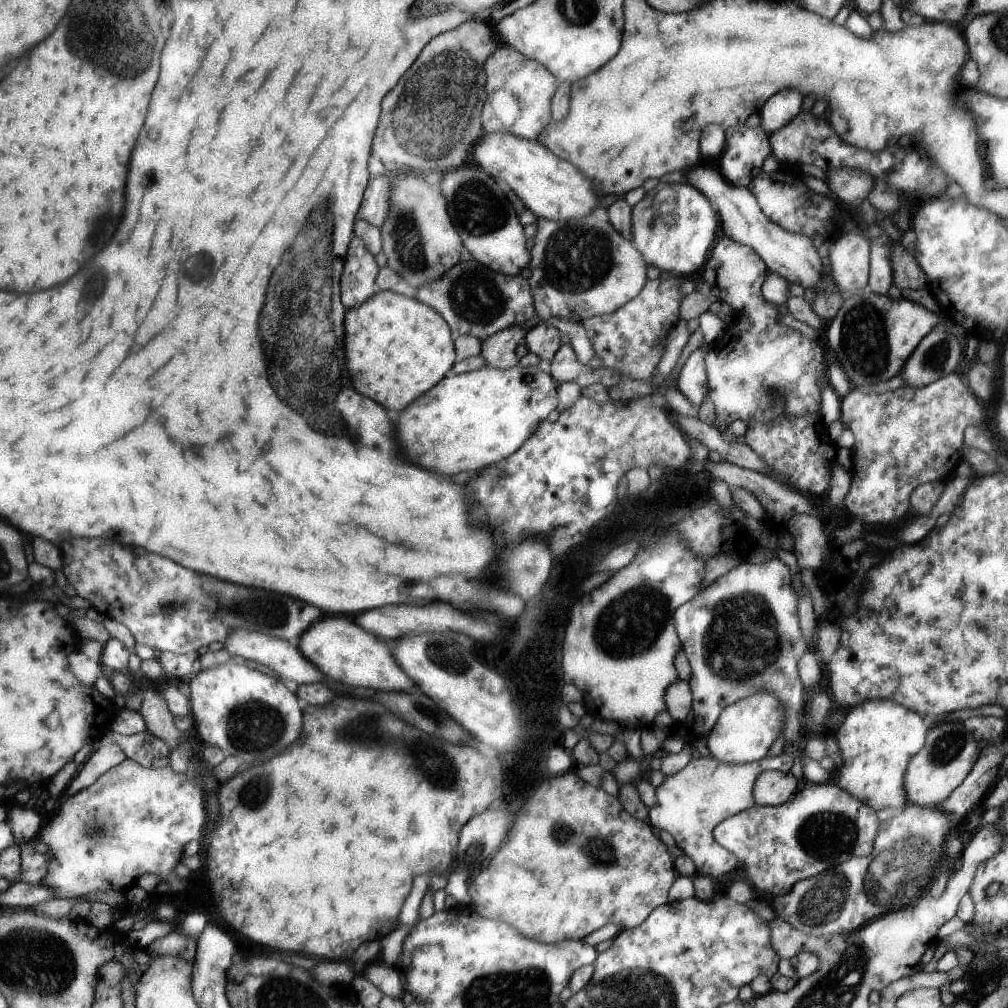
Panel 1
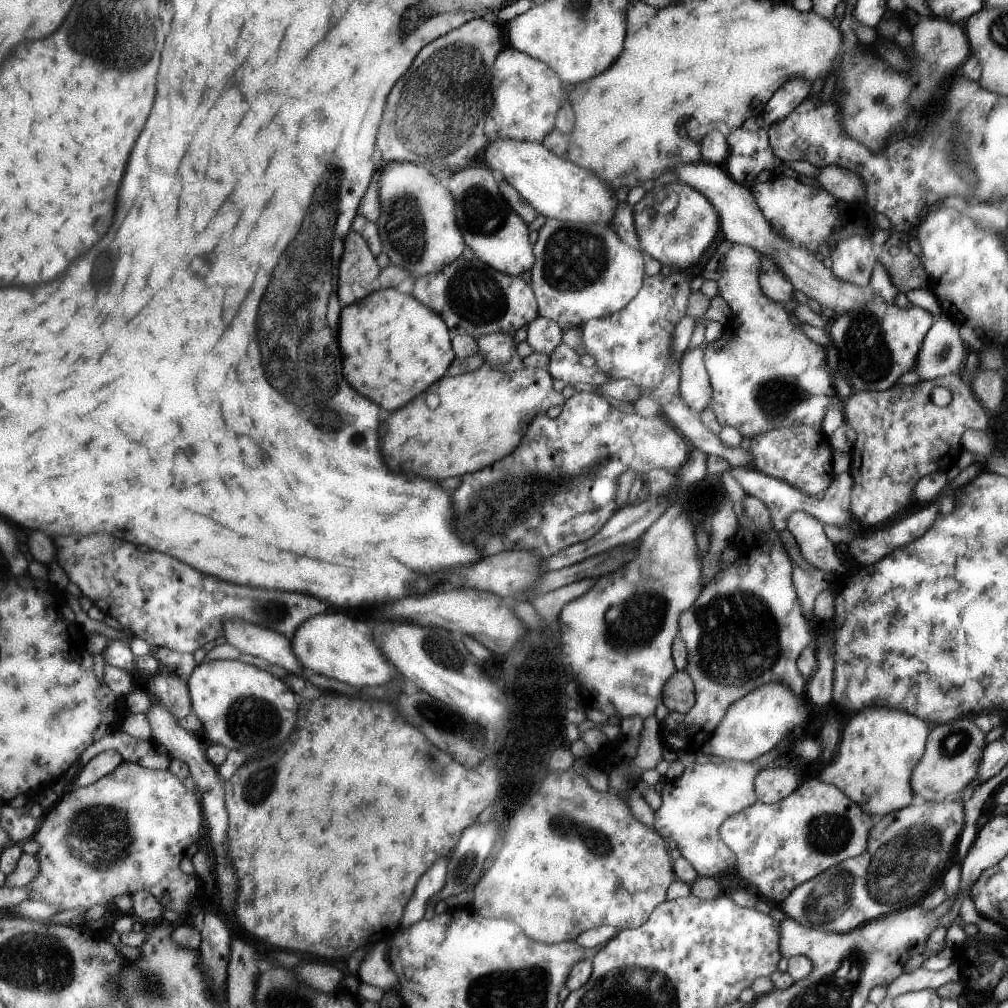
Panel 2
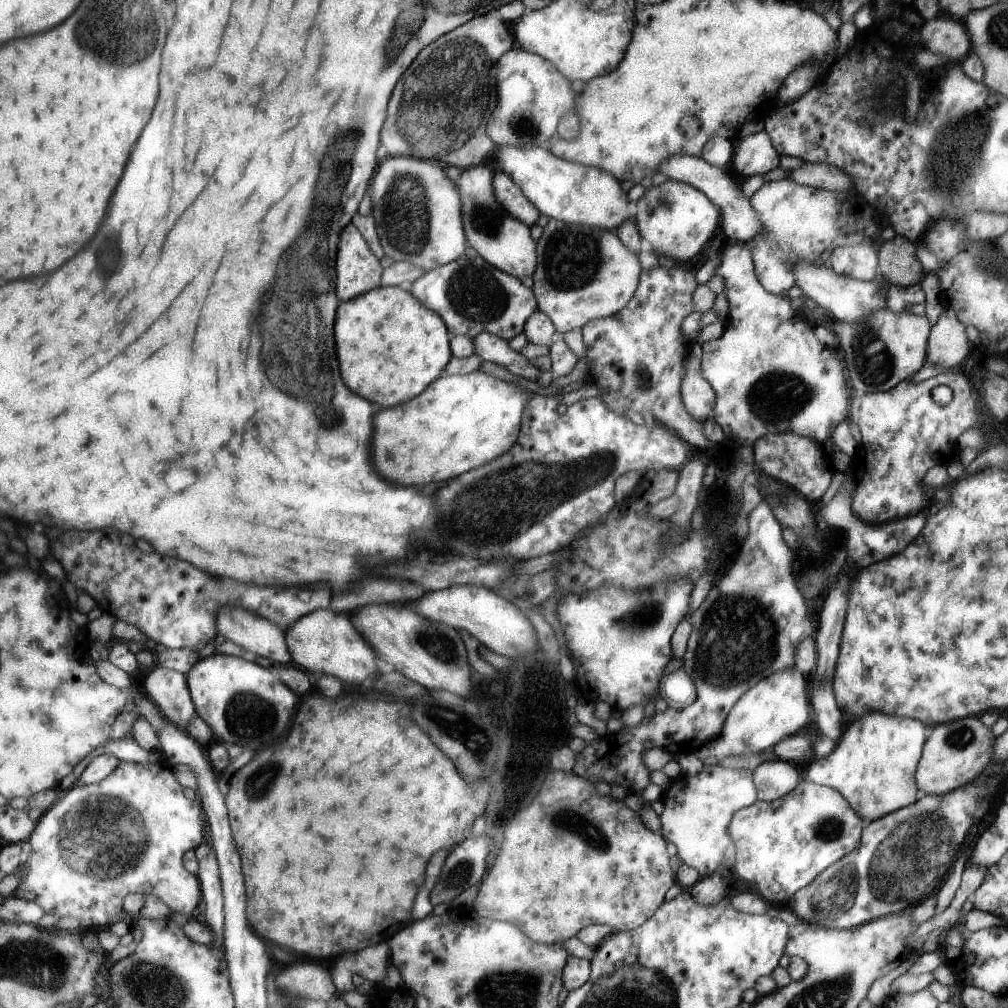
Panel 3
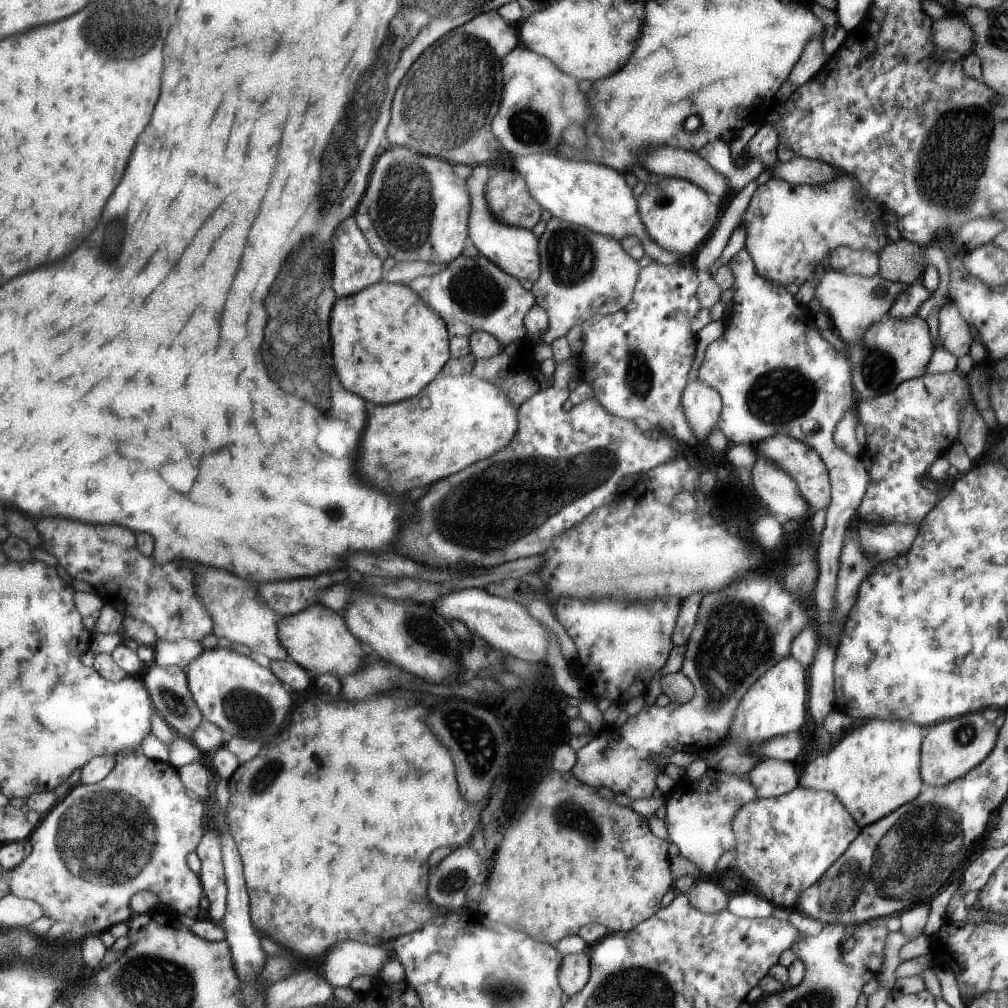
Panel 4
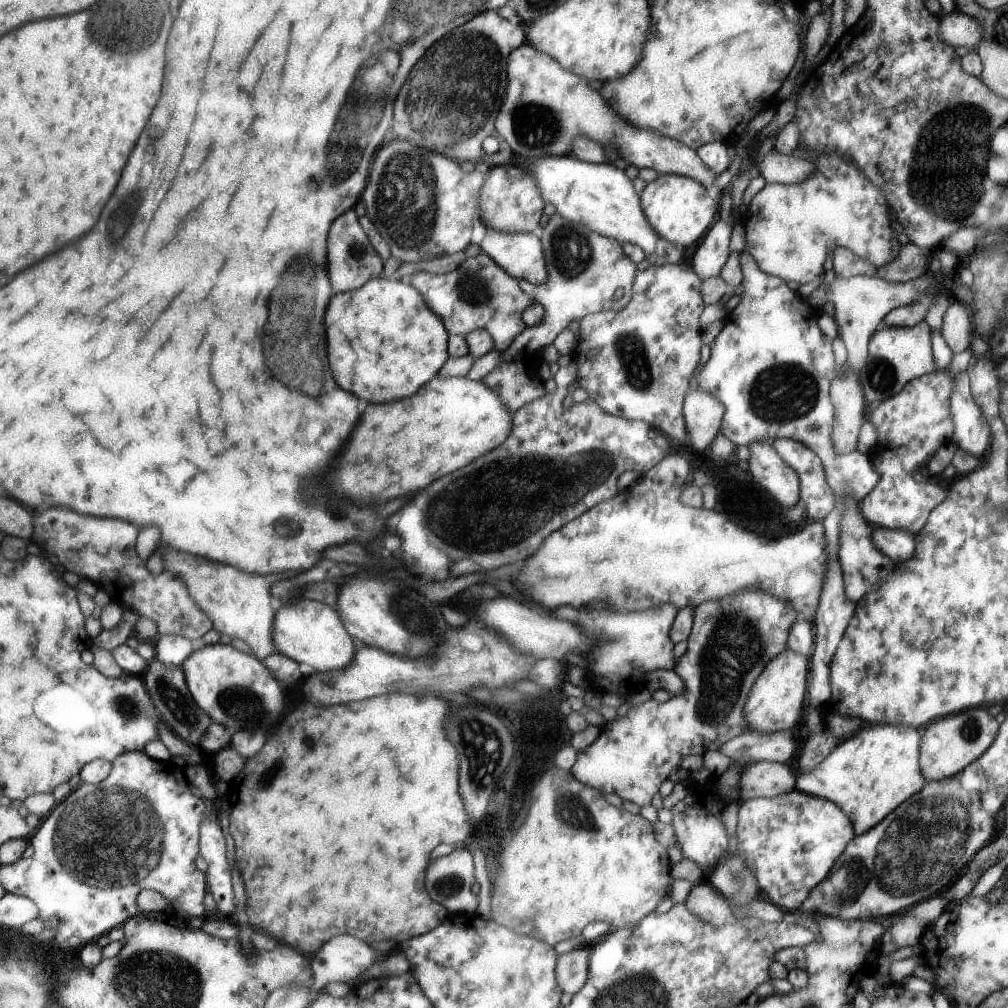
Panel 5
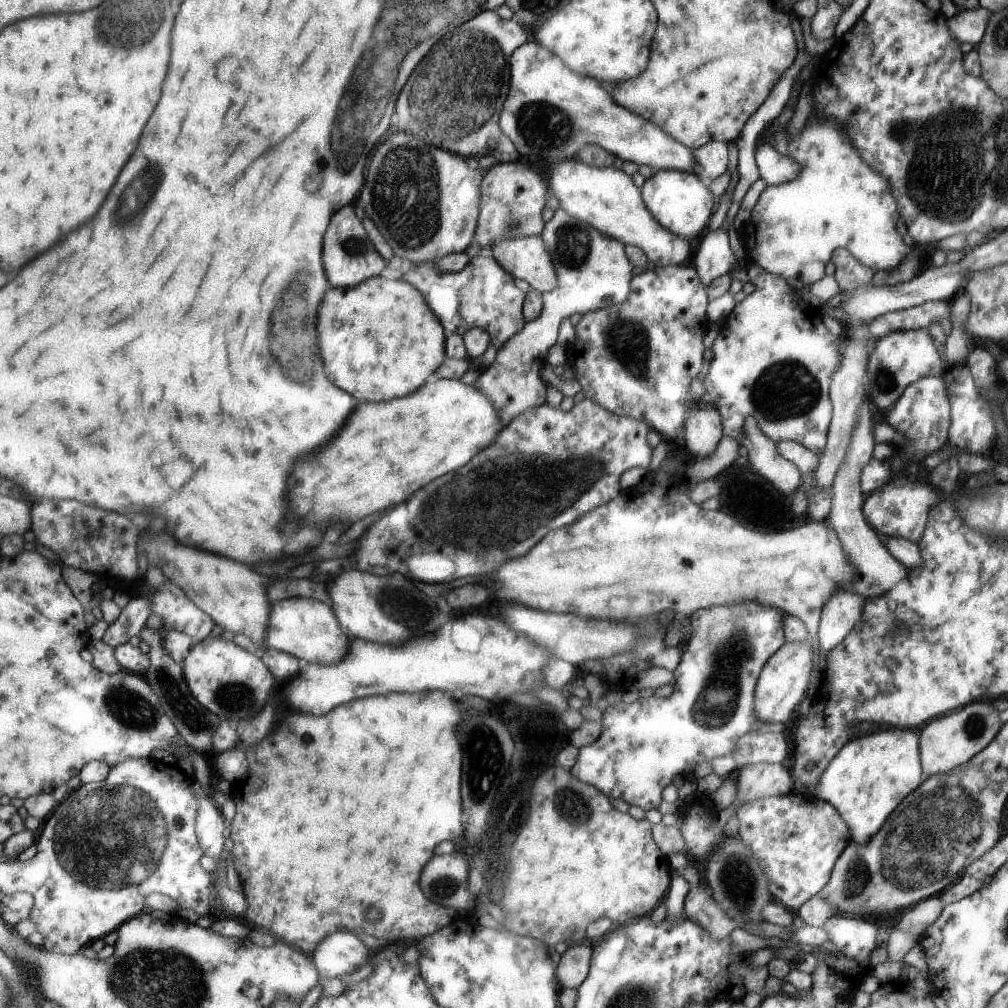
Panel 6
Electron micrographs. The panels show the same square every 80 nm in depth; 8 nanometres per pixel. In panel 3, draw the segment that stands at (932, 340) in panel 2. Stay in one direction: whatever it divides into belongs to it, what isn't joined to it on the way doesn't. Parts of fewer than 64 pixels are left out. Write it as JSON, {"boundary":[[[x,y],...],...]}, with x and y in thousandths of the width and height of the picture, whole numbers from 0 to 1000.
{"boundary":[[[937,305],[921,331],[920,358],[945,365],[961,351],[957,322],[948,314],[948,309]]]}

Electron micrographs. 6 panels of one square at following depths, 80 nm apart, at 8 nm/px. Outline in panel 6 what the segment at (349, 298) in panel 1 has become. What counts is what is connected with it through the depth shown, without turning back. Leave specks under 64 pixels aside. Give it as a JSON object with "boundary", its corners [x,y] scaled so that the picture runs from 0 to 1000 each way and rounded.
{"boundary":[[[346,201],[329,213],[329,219],[321,234],[320,260],[330,285],[354,284],[365,276],[376,274],[384,261],[366,236],[361,220],[354,216],[352,205],[351,201]]]}

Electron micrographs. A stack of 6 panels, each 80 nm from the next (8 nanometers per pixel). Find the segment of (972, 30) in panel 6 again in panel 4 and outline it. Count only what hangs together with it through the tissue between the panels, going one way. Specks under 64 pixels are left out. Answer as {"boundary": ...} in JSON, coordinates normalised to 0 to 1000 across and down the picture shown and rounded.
{"boundary":[[[943,14],[926,21],[926,46],[934,52],[947,51],[953,56],[963,48],[963,26],[953,20],[953,15]]]}

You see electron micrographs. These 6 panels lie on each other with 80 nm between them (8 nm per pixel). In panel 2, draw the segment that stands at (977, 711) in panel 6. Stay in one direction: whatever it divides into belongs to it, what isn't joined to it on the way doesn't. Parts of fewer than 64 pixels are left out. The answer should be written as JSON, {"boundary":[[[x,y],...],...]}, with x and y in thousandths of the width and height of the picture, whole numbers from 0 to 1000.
{"boundary":[[[963,714],[943,715],[928,719],[922,725],[917,750],[905,764],[903,776],[909,795],[934,796],[949,790],[970,770],[980,732]]]}

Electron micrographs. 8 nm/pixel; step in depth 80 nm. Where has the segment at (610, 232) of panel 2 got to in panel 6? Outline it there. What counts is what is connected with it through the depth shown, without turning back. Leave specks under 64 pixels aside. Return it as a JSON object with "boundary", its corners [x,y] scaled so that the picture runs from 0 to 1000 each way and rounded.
{"boundary":[[[553,207],[535,232],[552,268],[552,284],[543,291],[536,291],[539,306],[531,317],[522,319],[520,325],[508,331],[492,347],[489,358],[477,365],[468,383],[479,390],[488,400],[496,415],[496,422],[502,424],[520,407],[531,406],[541,400],[542,381],[536,374],[537,353],[542,353],[543,345],[551,341],[553,323],[569,310],[581,310],[610,304],[623,294],[627,280],[626,263],[620,250],[620,243],[612,237],[596,232],[591,225],[567,215],[559,207]]]}

